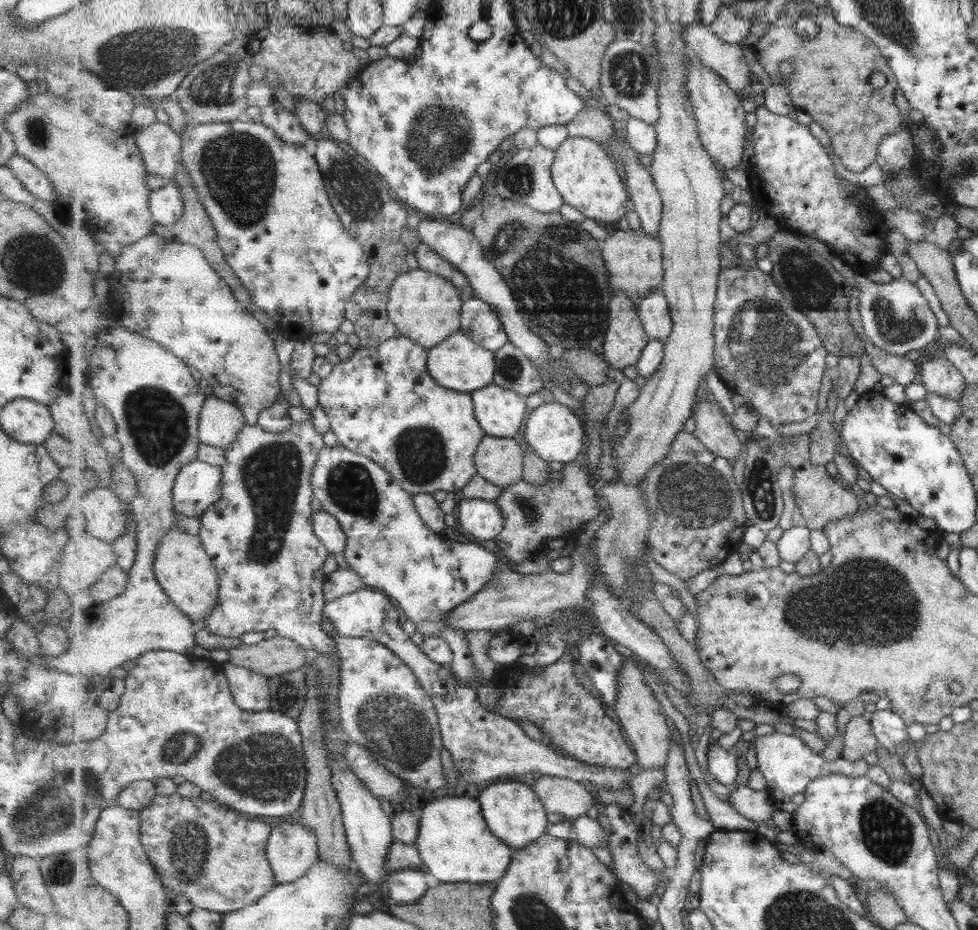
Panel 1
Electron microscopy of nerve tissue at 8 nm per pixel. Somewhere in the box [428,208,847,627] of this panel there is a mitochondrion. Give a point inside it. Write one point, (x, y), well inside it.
(767, 347)

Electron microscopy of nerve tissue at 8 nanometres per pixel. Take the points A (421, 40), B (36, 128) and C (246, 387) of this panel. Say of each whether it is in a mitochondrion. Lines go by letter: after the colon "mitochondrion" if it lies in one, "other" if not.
A: other
B: mitochondrion
C: other

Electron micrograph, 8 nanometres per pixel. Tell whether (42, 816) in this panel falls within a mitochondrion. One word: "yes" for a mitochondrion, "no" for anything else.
yes

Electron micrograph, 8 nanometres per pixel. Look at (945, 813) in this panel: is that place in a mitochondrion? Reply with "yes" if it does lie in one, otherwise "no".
no

